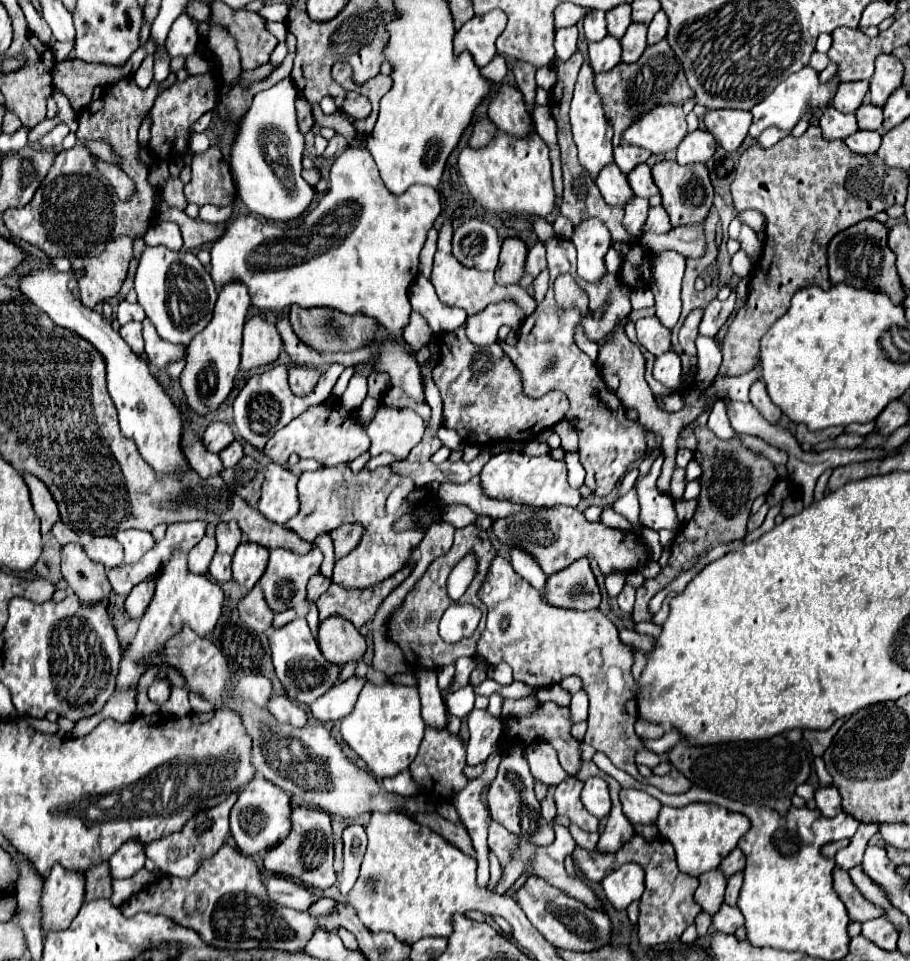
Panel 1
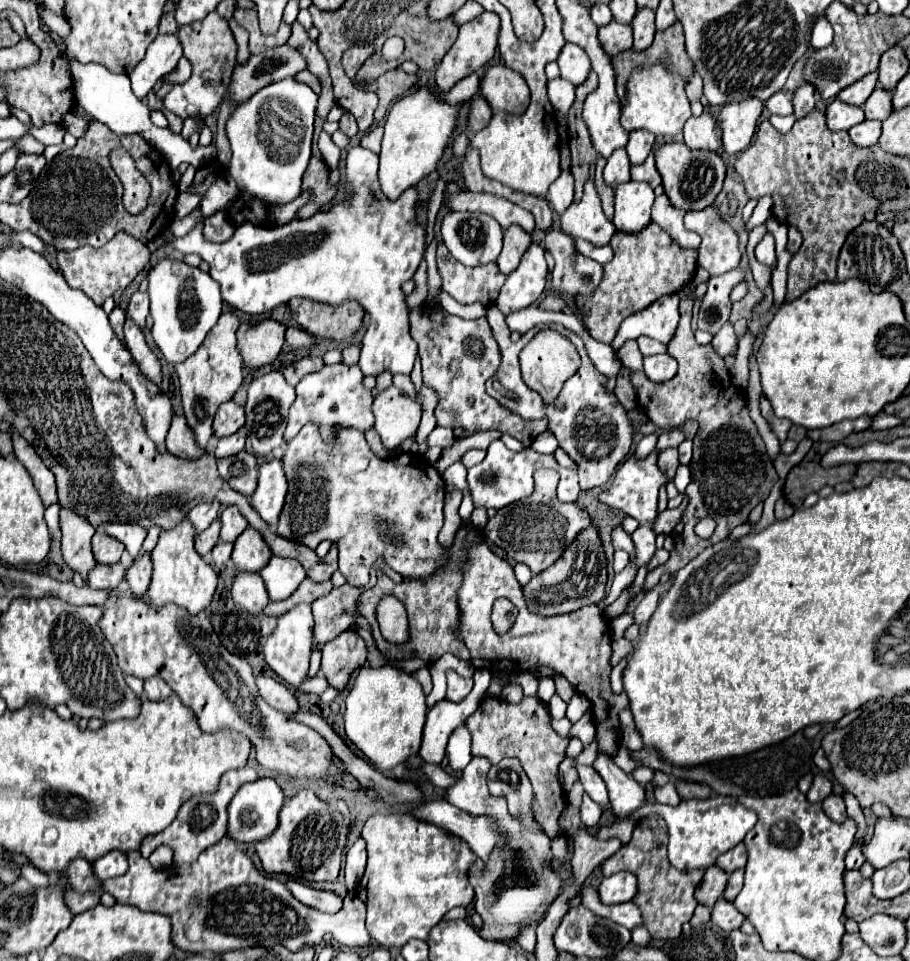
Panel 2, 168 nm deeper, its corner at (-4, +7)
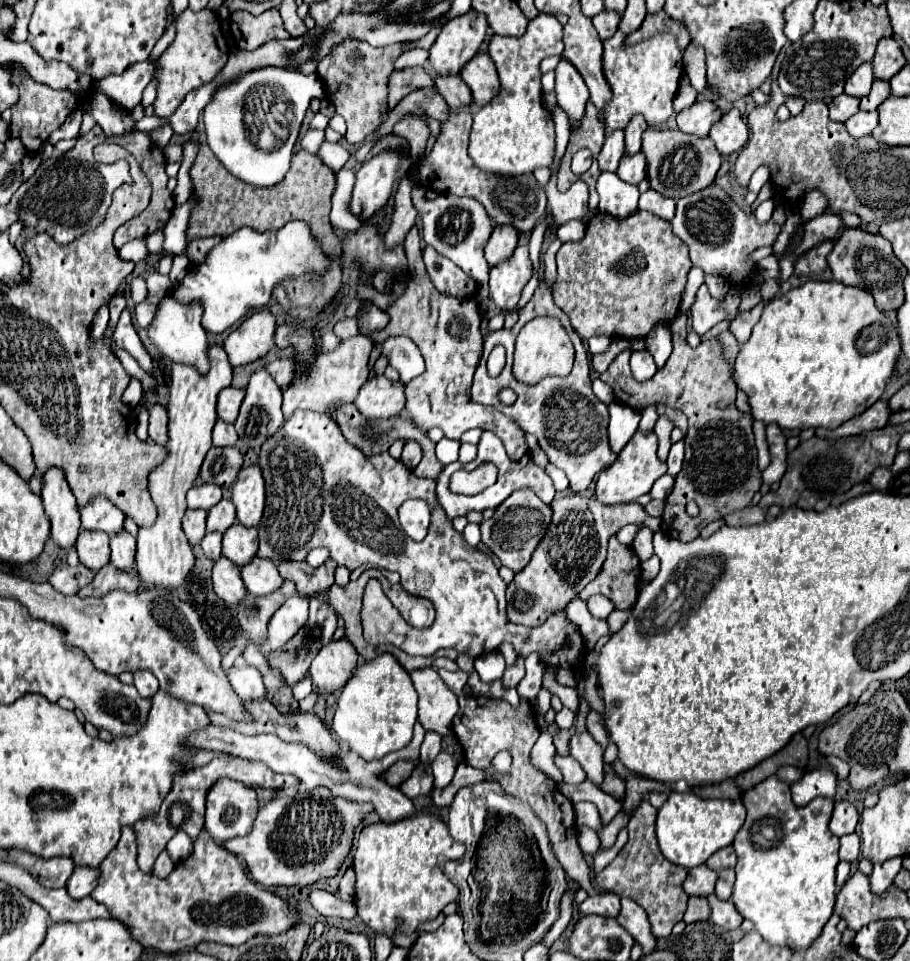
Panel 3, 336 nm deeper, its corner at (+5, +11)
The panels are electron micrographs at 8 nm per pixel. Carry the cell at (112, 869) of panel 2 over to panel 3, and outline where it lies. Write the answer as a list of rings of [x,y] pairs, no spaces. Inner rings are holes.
[[[76,868],[74,874],[70,876],[68,884],[66,884],[66,892],[70,894],[70,898],[74,900],[82,900],[86,896],[90,896],[90,892],[96,888],[98,884],[98,868]]]

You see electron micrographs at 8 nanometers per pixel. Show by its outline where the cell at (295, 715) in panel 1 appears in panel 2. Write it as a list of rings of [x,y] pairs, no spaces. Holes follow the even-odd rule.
[[[261,676],[261,678],[257,678],[257,682],[259,682],[259,694],[273,708],[277,708],[277,710],[281,710],[281,712],[285,712],[289,716],[297,714],[301,710],[297,698],[293,696],[293,692],[285,684],[277,682],[271,676]]]

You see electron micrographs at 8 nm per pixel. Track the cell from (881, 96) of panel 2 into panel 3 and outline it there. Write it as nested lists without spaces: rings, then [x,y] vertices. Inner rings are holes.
[[[874,80],[870,94],[860,100],[860,108],[862,110],[876,110],[886,98],[890,98],[890,84],[884,80]]]

